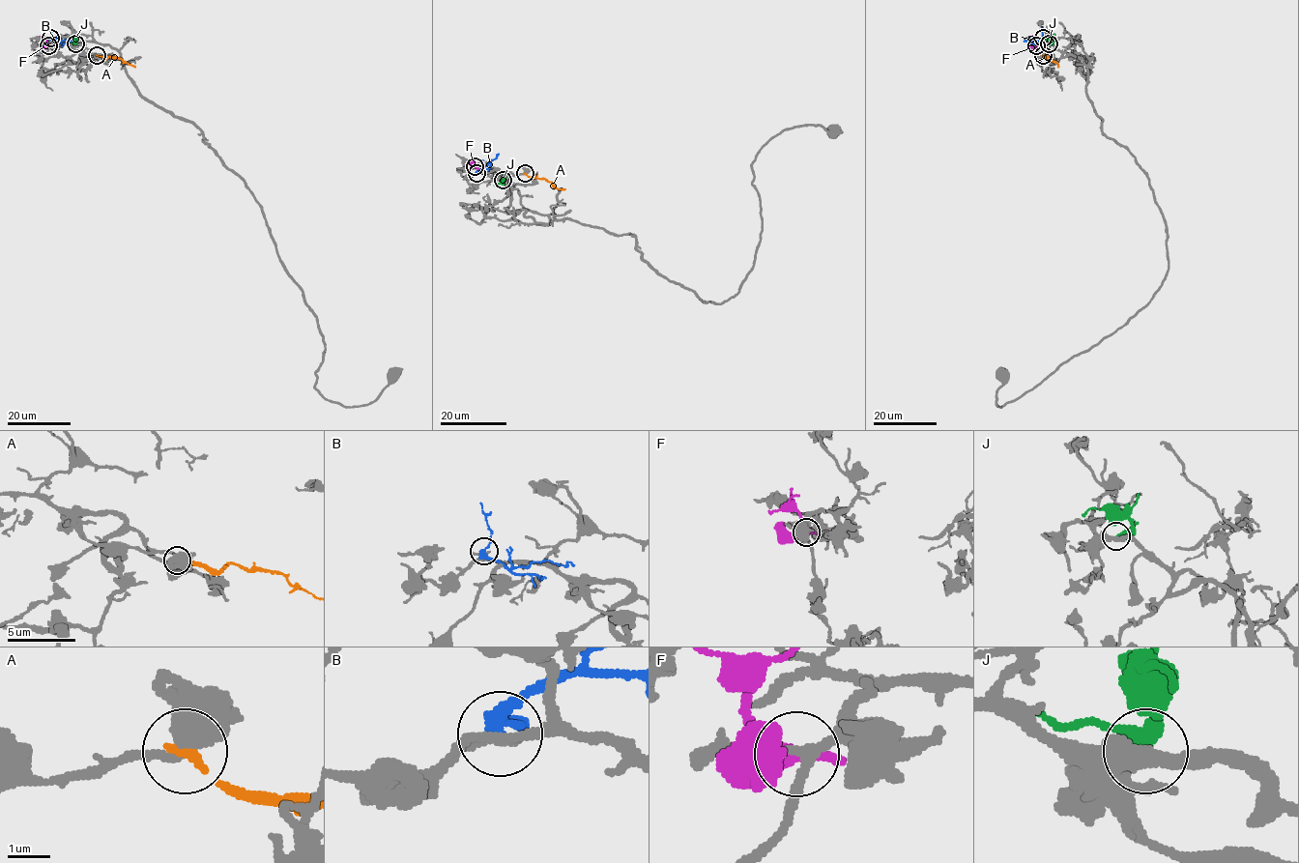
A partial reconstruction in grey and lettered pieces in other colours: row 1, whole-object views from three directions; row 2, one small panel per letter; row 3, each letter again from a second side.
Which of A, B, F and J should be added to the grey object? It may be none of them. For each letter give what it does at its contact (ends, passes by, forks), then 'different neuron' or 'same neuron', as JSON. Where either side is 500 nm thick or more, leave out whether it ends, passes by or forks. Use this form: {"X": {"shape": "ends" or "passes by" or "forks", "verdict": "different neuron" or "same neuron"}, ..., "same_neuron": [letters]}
{"A": {"verdict": "different neuron"}, "B": {"shape": "passes by", "verdict": "different neuron"}, "F": {"shape": "forks", "verdict": "different neuron"}, "J": {"shape": "ends", "verdict": "different neuron"}, "same_neuron": []}

